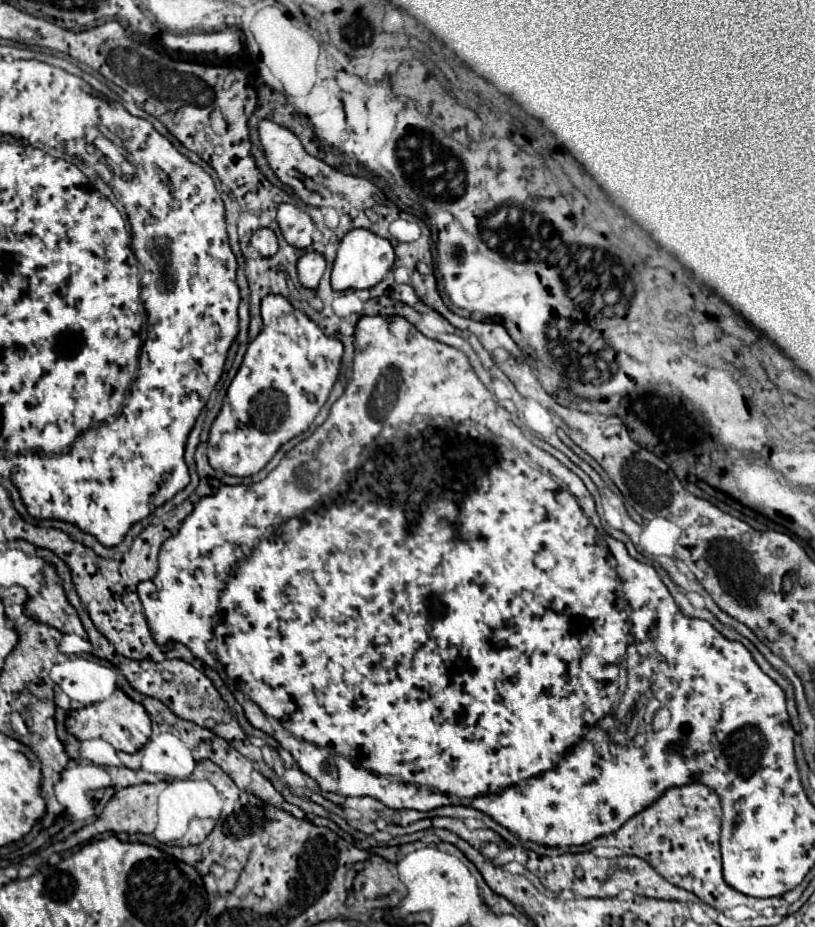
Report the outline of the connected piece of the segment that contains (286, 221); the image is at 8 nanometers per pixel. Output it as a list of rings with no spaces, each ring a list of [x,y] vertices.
[[[280,204],[276,222],[284,240],[294,248],[308,248],[312,244],[314,222],[312,218],[294,204]]]

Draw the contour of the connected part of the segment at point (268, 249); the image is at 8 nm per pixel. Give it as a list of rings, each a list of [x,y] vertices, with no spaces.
[[[258,228],[254,234],[252,234],[252,240],[250,244],[254,246],[254,250],[264,256],[264,258],[270,258],[276,254],[278,250],[278,240],[276,240],[276,234],[268,228]]]

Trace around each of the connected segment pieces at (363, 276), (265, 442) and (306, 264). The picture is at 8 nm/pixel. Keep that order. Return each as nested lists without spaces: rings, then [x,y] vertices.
[[[364,228],[350,230],[340,240],[340,248],[338,248],[338,254],[334,260],[334,268],[332,268],[332,288],[338,292],[372,288],[390,272],[392,264],[394,264],[394,248],[388,240],[384,240]]]
[[[268,294],[262,300],[262,320],[264,328],[256,336],[256,340],[248,344],[244,362],[226,392],[218,418],[210,428],[208,438],[210,466],[230,476],[256,474],[272,460],[272,456],[278,452],[282,444],[306,432],[316,414],[320,412],[320,408],[324,406],[324,402],[328,400],[328,394],[340,374],[340,358],[344,352],[342,342],[336,338],[328,338],[304,312],[296,310],[284,296]]]
[[[306,252],[300,260],[298,260],[298,278],[300,278],[300,284],[304,288],[310,288],[314,290],[324,274],[324,268],[326,268],[326,260],[322,254],[318,252]]]

